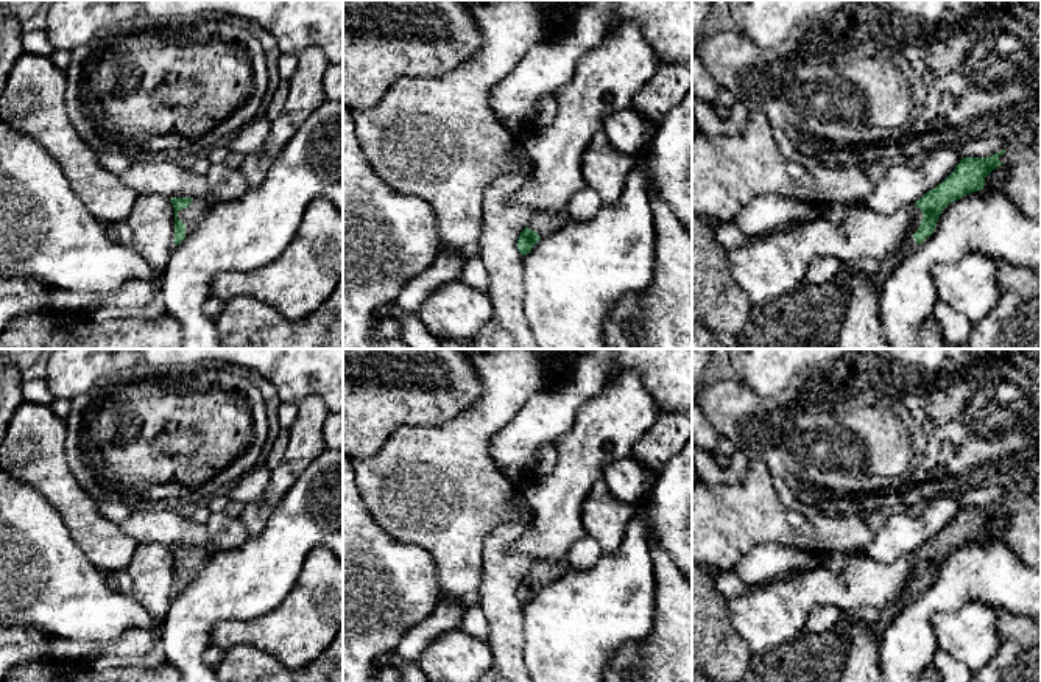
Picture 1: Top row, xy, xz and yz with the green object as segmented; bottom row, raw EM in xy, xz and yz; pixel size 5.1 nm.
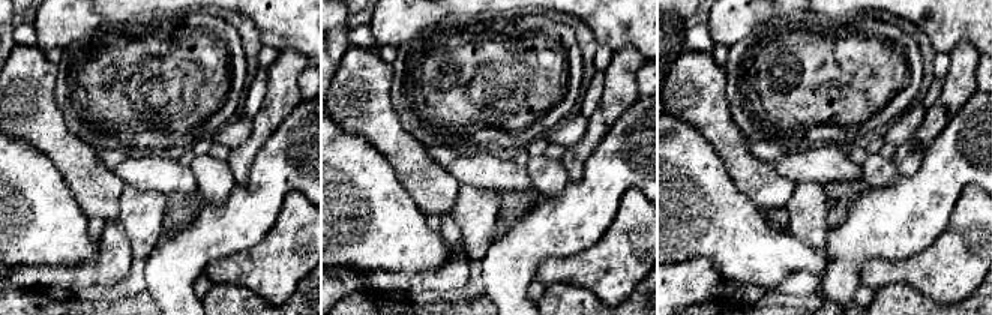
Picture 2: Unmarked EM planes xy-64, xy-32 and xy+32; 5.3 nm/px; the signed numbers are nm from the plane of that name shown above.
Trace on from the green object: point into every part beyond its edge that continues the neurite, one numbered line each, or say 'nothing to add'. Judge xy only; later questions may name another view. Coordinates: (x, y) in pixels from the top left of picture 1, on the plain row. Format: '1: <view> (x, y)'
1: xy (192, 564)

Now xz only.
1: xz (546, 572)

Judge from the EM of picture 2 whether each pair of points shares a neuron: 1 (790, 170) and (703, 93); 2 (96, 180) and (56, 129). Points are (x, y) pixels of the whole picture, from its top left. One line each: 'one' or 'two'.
1: two
2: one

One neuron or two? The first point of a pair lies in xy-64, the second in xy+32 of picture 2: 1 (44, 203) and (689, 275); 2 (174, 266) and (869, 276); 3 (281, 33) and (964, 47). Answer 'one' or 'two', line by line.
1: two
2: two
3: two

